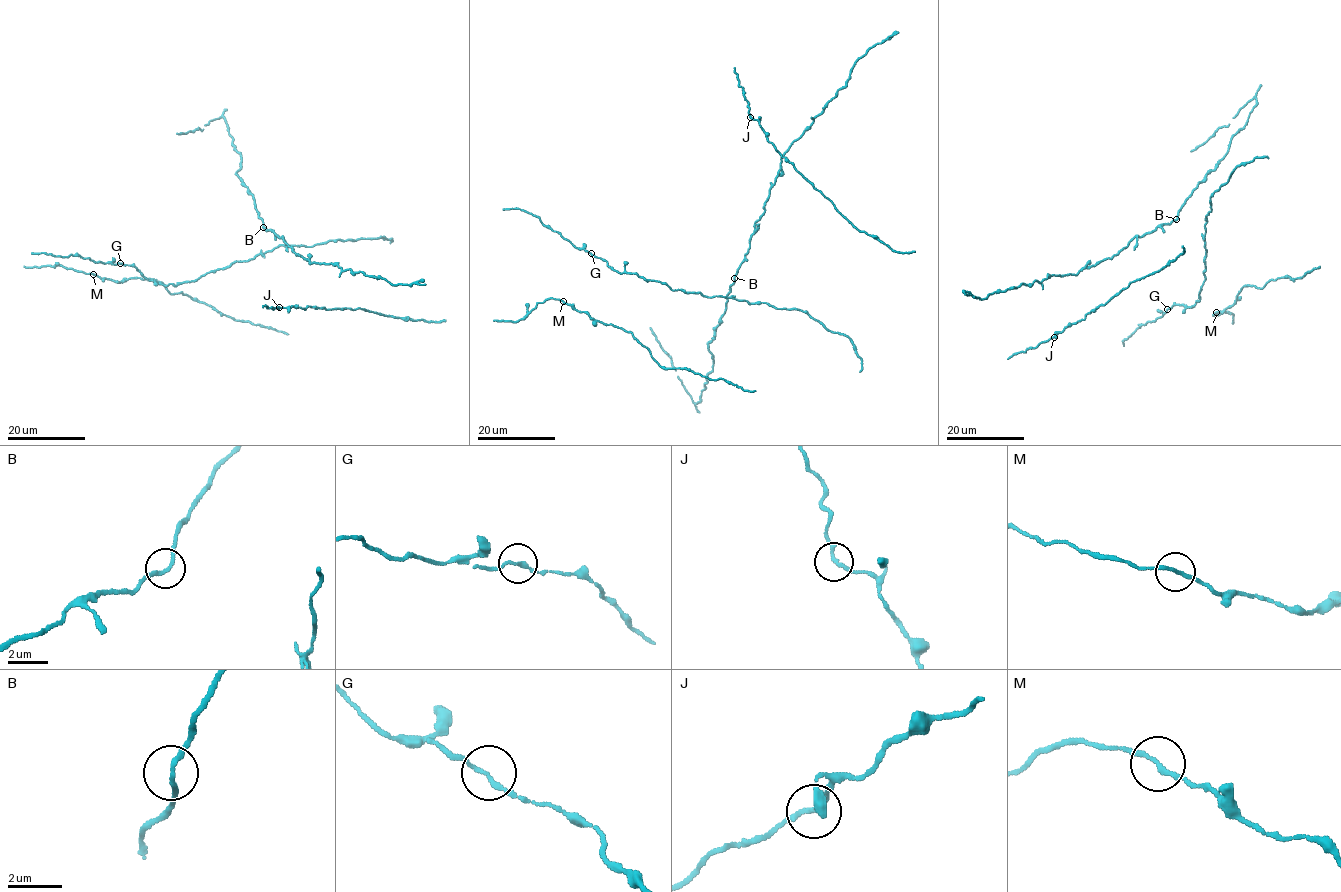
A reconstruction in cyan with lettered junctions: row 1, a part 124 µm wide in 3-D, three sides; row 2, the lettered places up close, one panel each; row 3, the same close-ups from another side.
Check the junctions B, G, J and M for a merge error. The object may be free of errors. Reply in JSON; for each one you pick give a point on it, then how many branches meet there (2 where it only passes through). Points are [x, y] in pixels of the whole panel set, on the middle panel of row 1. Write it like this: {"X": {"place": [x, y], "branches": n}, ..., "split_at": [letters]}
{"split_at": []}

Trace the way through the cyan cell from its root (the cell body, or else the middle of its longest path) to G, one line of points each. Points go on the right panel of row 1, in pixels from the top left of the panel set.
G: (1204, 242), (1205, 280), (1198, 301), (1191, 308), (1176, 304), (1167, 308)

